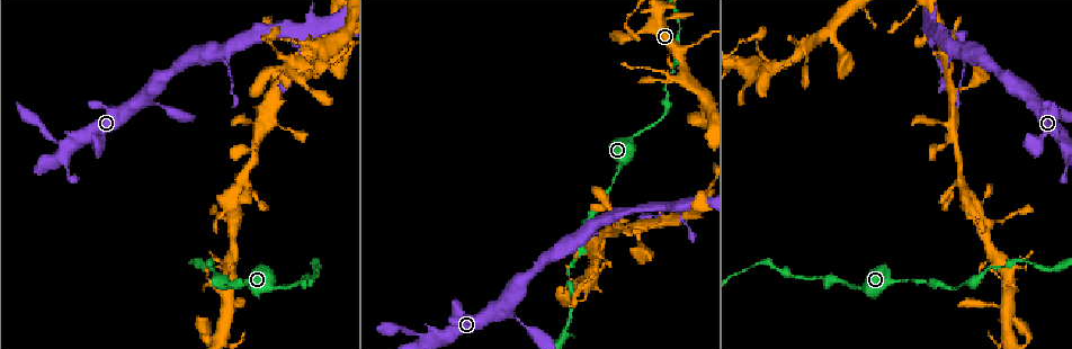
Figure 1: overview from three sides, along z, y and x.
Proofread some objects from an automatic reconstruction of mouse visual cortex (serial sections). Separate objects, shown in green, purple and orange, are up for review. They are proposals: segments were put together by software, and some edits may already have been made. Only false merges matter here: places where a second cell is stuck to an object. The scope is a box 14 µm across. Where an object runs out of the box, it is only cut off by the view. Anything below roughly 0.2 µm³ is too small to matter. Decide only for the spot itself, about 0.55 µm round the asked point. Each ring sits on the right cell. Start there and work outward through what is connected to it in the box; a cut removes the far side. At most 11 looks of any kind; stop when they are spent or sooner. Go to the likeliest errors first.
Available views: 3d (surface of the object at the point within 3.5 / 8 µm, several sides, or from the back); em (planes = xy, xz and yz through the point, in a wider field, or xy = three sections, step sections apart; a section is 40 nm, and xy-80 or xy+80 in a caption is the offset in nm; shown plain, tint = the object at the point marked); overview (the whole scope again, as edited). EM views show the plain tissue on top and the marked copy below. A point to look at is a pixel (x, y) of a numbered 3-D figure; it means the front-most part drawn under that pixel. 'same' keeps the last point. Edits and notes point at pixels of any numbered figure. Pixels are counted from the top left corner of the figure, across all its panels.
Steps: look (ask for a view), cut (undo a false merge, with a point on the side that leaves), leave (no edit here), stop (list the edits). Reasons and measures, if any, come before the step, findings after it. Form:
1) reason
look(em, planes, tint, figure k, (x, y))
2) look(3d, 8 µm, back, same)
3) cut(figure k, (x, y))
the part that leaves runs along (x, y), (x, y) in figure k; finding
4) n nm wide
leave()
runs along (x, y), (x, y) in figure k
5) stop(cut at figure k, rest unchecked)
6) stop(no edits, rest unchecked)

calibre changes
look(3d, 3.5 µm, figure 1, (657, 10))

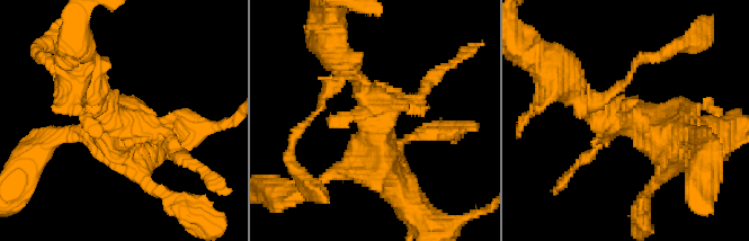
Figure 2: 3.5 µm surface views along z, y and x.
shape alone is not enough
look(em, xy, step 5, tint, figure 2, (374, 116))

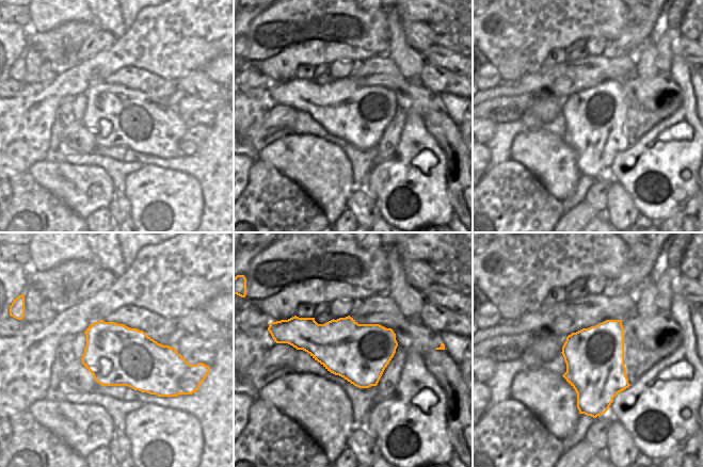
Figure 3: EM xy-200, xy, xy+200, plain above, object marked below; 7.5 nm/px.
leave()
runs along (397, 188), (365, 87), (335, 85) in figure 2; one cell here

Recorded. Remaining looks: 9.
three-way junction
look(3d, 3.5 µm, figure 1, (340, 24))

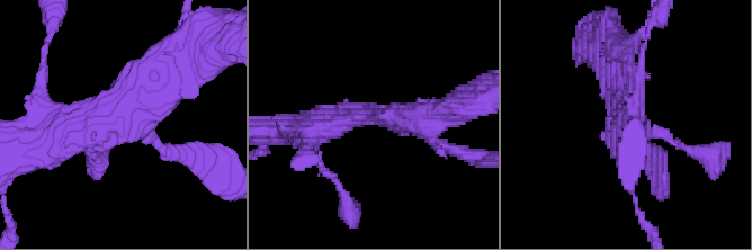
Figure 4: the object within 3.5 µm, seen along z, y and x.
3 arms; arms of 100, 400, 450 nm
look(em, xy, step 1, tint, figure 4, (122, 123))

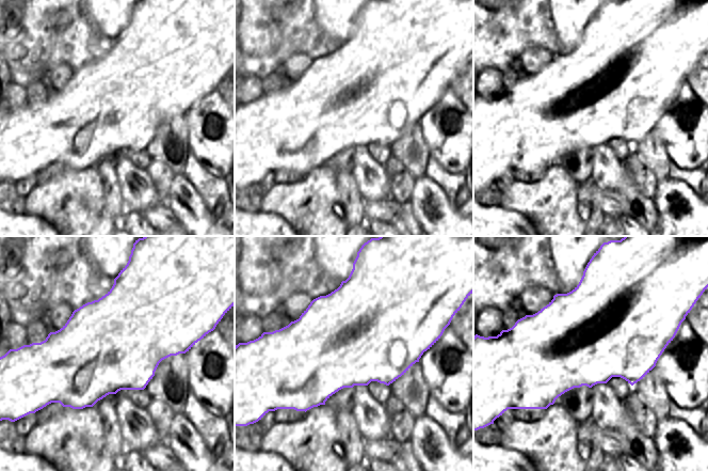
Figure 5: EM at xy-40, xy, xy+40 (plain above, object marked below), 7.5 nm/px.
leave()
runs along (54, 135), (114, 117), (172, 159) in figure 4; all the same cell

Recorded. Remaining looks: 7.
calibre changes
look(3d, 3.5 µm, figure 1, (697, 43))

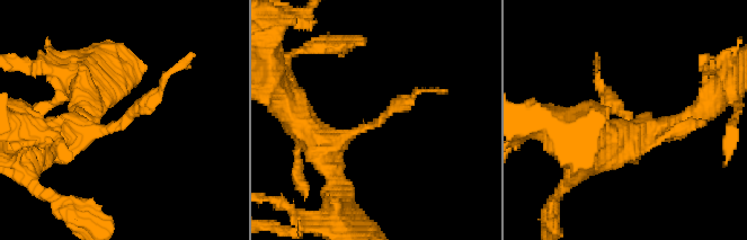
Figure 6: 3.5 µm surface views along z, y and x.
arms of 150, 400 nm
look(em, xy, step 5, tint, figure 6, (119, 128))

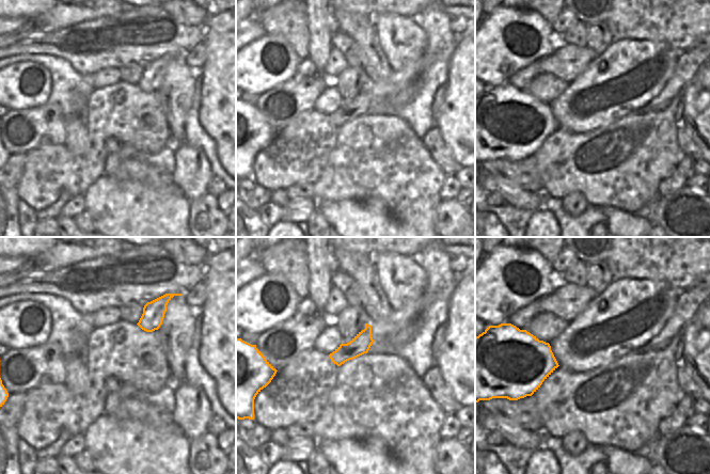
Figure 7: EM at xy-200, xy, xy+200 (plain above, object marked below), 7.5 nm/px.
leave()
runs along (53, 141), (118, 127), (167, 76) in figure 6; continuous, no second cell

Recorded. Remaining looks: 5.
look(3d, 3.5 µm, back, figure 1, (946, 286))

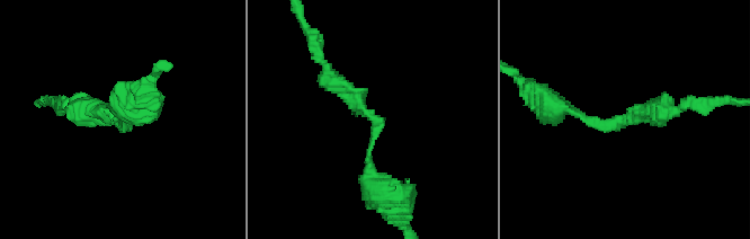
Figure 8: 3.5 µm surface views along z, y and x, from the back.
look(em, planes, tint, figure 8, (627, 119))

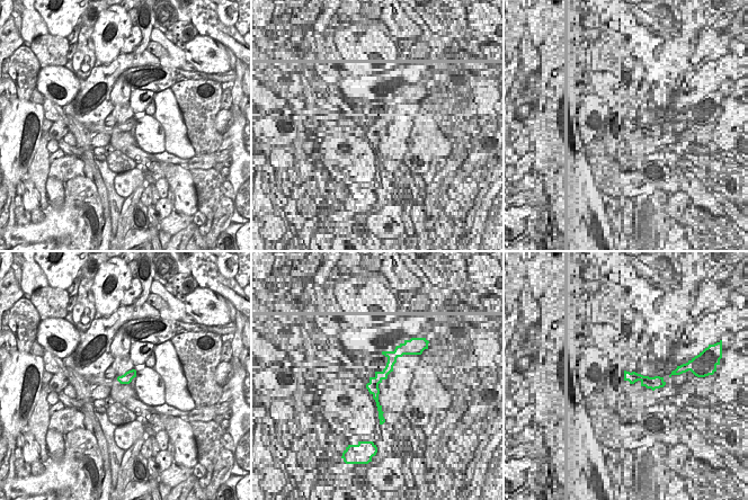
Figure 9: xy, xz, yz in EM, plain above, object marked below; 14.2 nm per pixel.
leave()
runs along (679, 107), (613, 124), (561, 107) in figure 8; one cell here

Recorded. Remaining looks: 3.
stop(no edits, rest unchecked)

